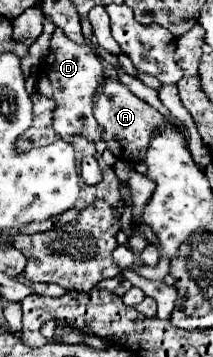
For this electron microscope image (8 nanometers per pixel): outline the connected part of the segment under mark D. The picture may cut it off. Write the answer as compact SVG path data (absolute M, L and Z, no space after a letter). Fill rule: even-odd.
M56 29L52 35L50 53L42 61L38 71L40 71L38 83L36 83L38 93L56 101L54 131L58 131L58 135L64 141L70 141L74 135L84 135L90 141L98 139L102 135L102 129L92 115L92 97L104 79L104 71L94 49L90 45L78 45L66 39L64 31Z

